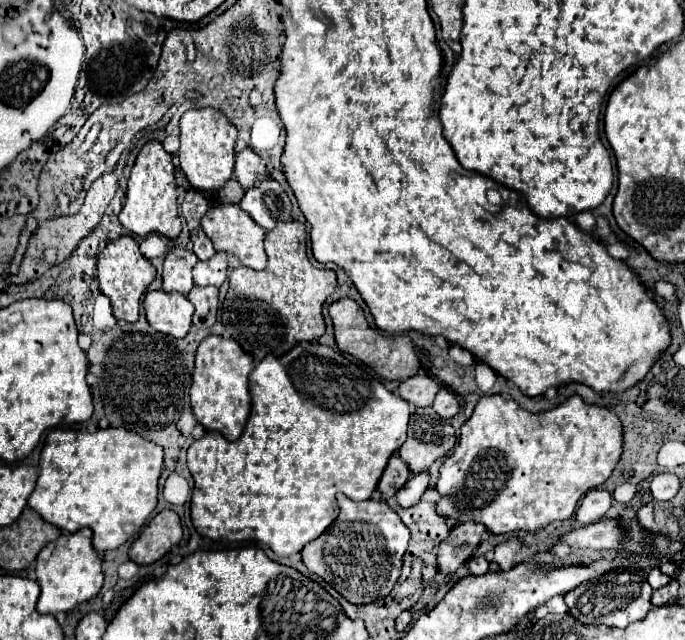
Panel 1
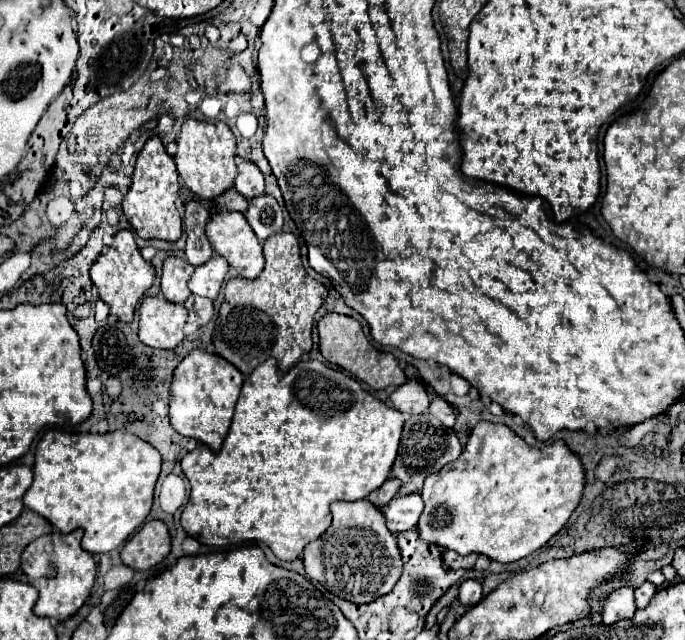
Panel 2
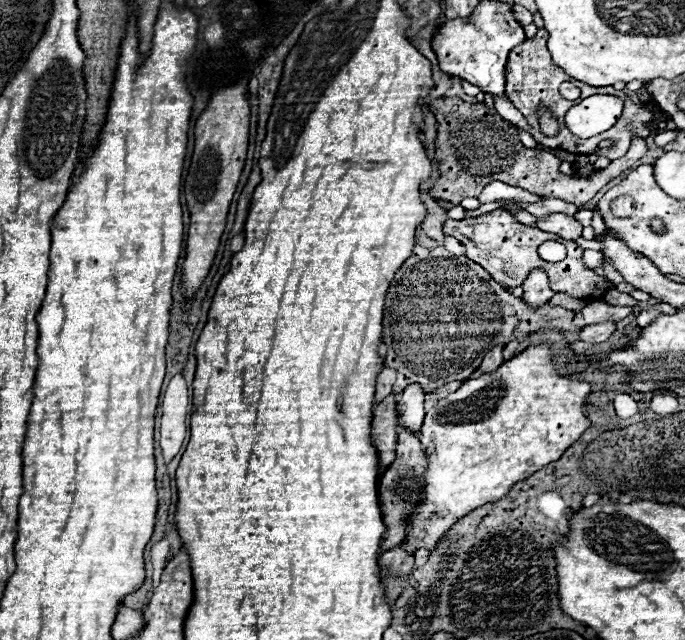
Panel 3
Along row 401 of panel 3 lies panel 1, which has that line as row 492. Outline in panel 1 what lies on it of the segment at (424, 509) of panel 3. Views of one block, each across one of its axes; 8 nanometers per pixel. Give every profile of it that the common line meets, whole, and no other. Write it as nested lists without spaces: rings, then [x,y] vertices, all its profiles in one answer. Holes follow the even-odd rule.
[[[490,394],[490,396],[482,396],[474,408],[474,414],[470,416],[470,420],[464,422],[462,430],[460,430],[460,440],[458,446],[452,450],[452,454],[448,454],[440,466],[440,478],[436,484],[436,490],[442,494],[442,498],[438,500],[438,512],[444,514],[446,518],[456,518],[456,522],[482,522],[490,532],[494,534],[508,534],[514,530],[538,530],[554,520],[566,520],[574,514],[578,502],[584,498],[584,494],[592,488],[598,488],[616,468],[618,460],[622,454],[622,424],[620,418],[616,416],[616,412],[598,406],[598,404],[586,404],[578,394],[570,396],[568,400],[560,402],[556,408],[540,412],[540,414],[532,414],[524,408],[520,408],[520,404],[516,400],[506,400],[502,394]]]

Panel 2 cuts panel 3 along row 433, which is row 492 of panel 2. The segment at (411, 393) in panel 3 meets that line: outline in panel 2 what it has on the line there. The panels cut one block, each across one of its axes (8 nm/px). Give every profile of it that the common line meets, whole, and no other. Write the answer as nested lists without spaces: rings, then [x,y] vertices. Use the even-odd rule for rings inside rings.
[[[418,492],[396,496],[392,502],[384,508],[386,524],[394,534],[400,534],[404,530],[410,530],[418,524],[418,516],[422,512],[422,498]]]

